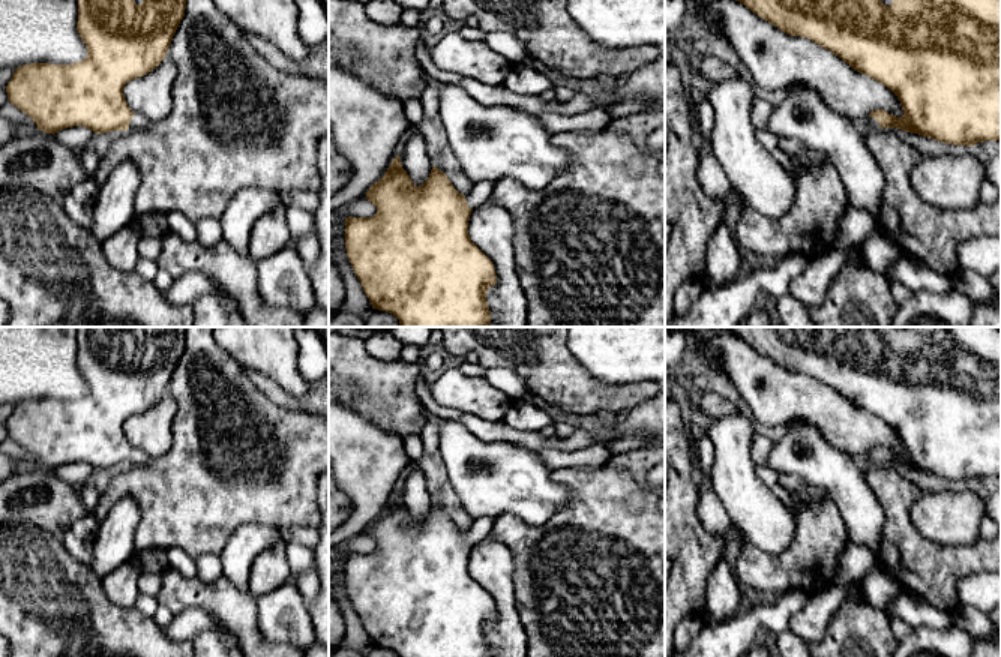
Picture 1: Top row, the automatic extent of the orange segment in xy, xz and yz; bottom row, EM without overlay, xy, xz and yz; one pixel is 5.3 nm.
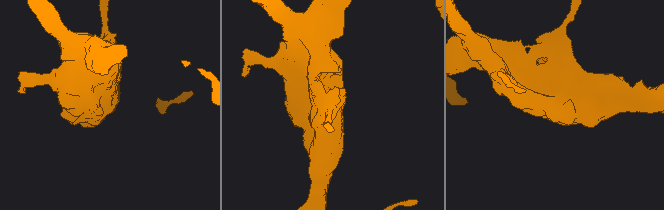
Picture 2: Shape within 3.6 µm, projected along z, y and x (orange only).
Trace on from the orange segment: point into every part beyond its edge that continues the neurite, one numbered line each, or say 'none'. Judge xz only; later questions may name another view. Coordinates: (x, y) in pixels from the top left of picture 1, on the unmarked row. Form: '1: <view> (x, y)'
1: xz (480, 528)

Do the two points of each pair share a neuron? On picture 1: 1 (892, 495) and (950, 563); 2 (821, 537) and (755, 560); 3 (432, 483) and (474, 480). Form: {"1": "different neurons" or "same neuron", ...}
{"1": "same neuron", "2": "same neuron", "3": "different neurons"}

